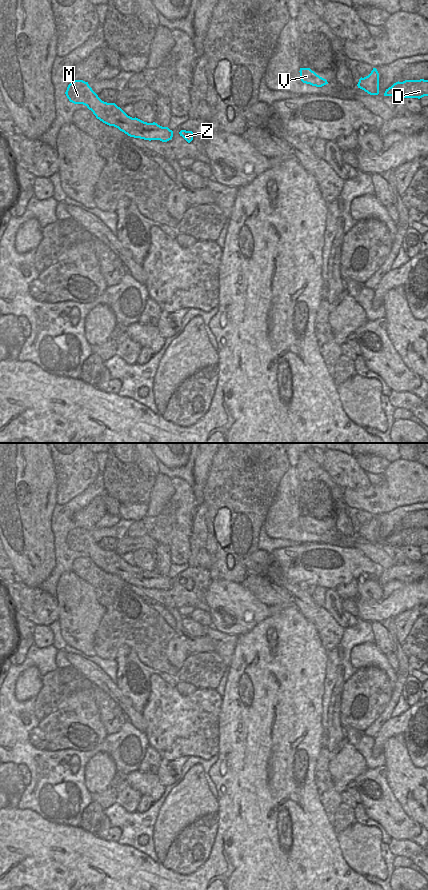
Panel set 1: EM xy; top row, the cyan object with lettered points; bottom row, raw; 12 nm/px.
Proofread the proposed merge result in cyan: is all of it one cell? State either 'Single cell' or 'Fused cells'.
Single cell

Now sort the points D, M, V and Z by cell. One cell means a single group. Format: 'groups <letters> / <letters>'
groups D M V Z

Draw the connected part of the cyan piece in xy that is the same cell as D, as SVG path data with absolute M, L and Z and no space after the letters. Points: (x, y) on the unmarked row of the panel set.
M405 528L386 537L384 544L394 546L422 546L428 544L428 528Z

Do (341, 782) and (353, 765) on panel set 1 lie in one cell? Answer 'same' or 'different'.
same

